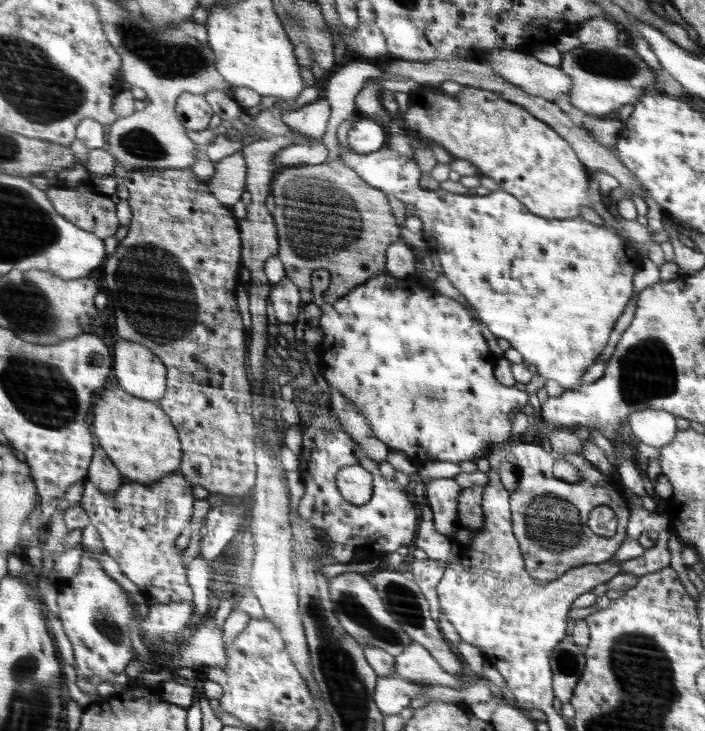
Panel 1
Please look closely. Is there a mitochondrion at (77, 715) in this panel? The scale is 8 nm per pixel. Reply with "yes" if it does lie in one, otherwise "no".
no

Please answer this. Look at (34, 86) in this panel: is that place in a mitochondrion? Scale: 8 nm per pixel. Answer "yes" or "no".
yes

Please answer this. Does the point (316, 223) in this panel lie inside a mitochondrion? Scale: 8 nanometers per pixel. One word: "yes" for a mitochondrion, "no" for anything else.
yes

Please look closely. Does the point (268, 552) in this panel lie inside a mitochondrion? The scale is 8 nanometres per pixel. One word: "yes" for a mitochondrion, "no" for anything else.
no

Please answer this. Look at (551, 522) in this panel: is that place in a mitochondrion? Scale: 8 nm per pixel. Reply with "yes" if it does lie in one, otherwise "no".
yes

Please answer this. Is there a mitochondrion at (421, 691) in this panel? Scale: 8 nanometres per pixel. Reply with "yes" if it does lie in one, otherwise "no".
no

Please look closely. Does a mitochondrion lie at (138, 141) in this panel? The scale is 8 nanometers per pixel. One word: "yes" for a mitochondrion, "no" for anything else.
yes

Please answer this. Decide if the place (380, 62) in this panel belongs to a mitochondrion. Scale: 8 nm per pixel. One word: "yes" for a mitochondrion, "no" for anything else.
no

